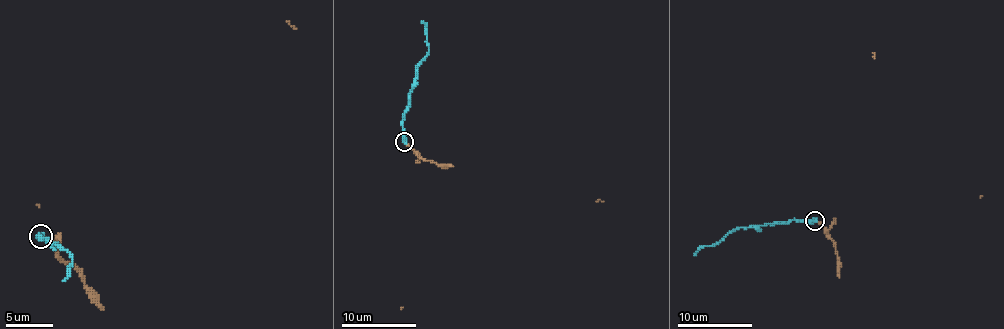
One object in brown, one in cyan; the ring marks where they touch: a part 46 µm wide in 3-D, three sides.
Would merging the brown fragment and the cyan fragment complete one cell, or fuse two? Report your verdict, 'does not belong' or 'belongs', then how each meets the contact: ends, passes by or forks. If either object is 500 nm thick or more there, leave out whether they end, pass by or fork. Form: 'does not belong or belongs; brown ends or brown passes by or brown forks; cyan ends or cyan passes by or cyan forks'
does not belong

